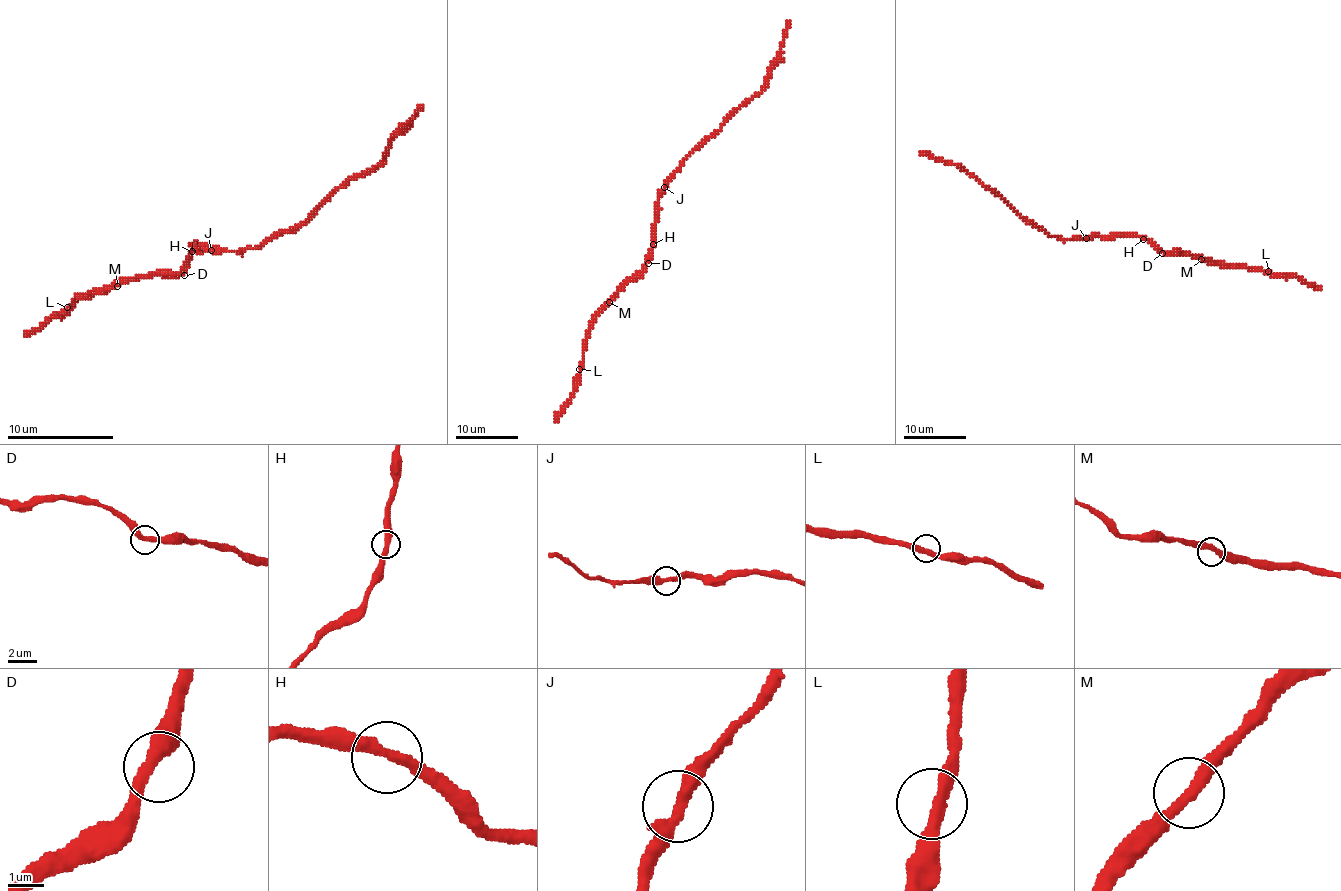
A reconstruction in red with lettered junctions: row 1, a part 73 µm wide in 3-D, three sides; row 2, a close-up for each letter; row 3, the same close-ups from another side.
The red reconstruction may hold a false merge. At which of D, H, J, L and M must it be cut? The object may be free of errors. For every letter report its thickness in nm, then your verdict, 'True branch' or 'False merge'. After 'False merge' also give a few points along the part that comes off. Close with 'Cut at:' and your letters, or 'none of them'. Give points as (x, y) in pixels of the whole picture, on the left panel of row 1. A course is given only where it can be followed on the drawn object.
D: Thickness 380 nm. True branch
H: Thickness 360 nm. True branch
J: Thickness 360 nm. True branch
L: Thickness 360 nm. True branch
M: Thickness 360 nm. True branch
Cut at: none of them

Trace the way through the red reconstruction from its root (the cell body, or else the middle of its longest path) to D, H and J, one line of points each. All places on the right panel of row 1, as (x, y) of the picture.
D: (1105, 235), (1141, 235), (1162, 253)
H: (1105, 235), (1140, 235), (1143, 239)
J: (1105, 235), (1087, 239)

